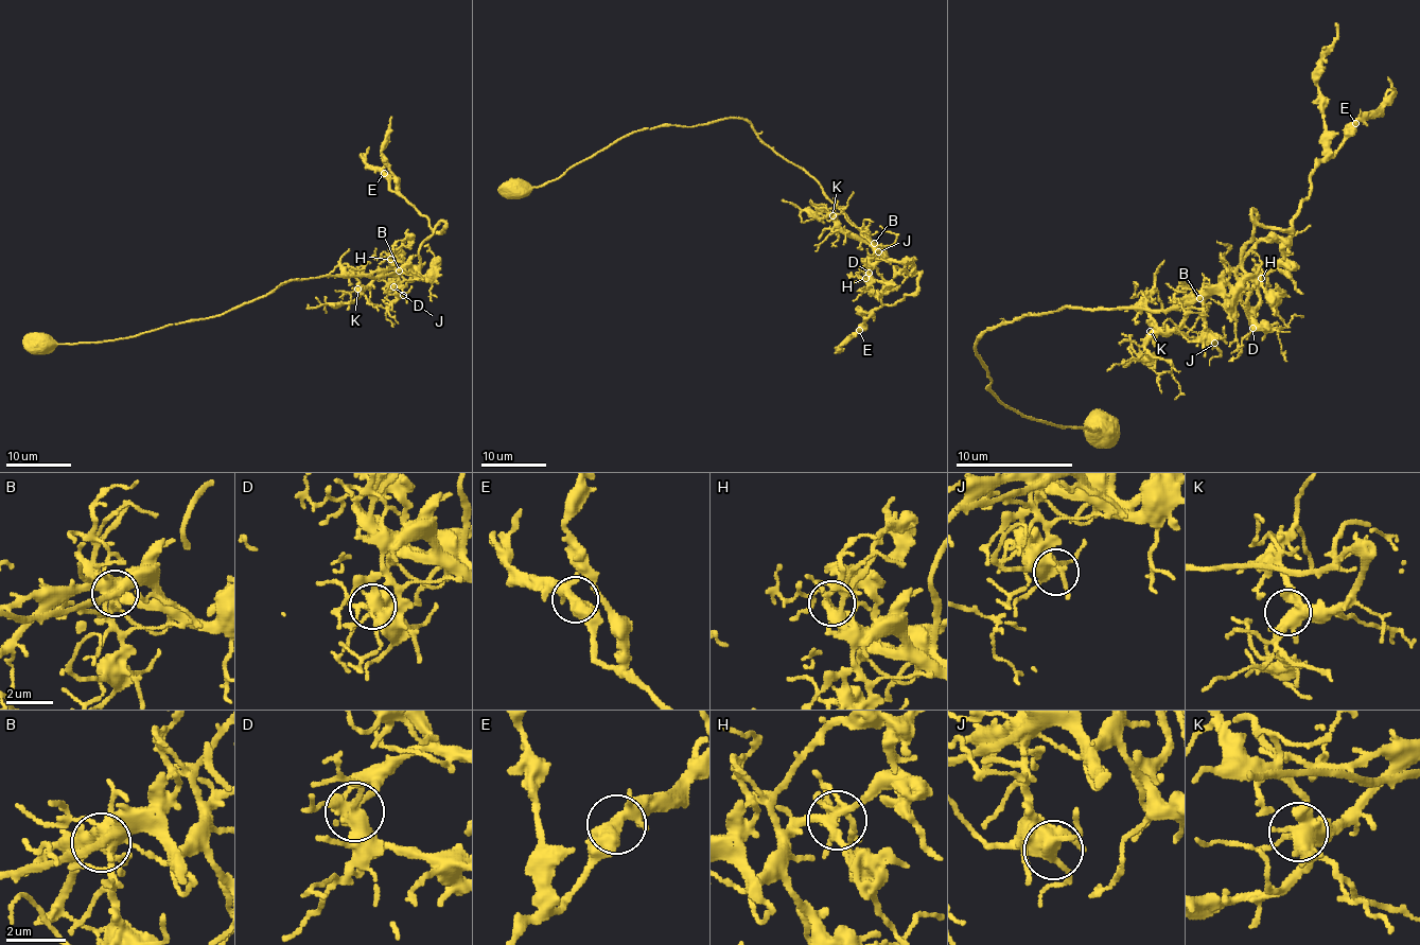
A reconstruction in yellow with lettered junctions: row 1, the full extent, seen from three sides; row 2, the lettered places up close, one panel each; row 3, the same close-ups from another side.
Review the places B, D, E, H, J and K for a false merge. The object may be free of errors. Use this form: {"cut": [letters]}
{"cut": []}

